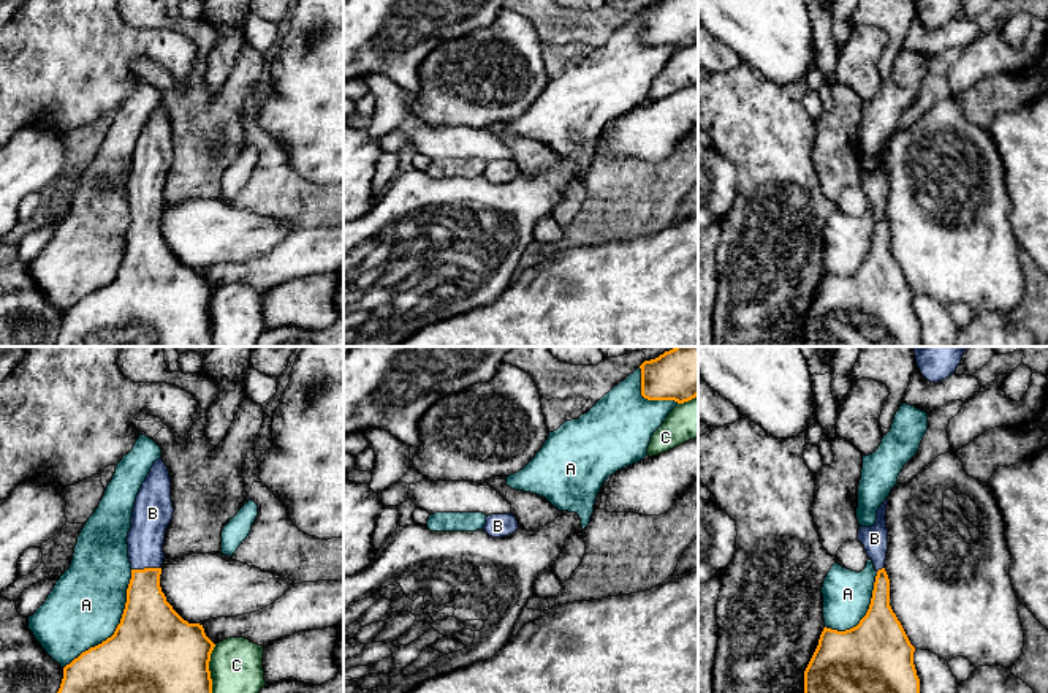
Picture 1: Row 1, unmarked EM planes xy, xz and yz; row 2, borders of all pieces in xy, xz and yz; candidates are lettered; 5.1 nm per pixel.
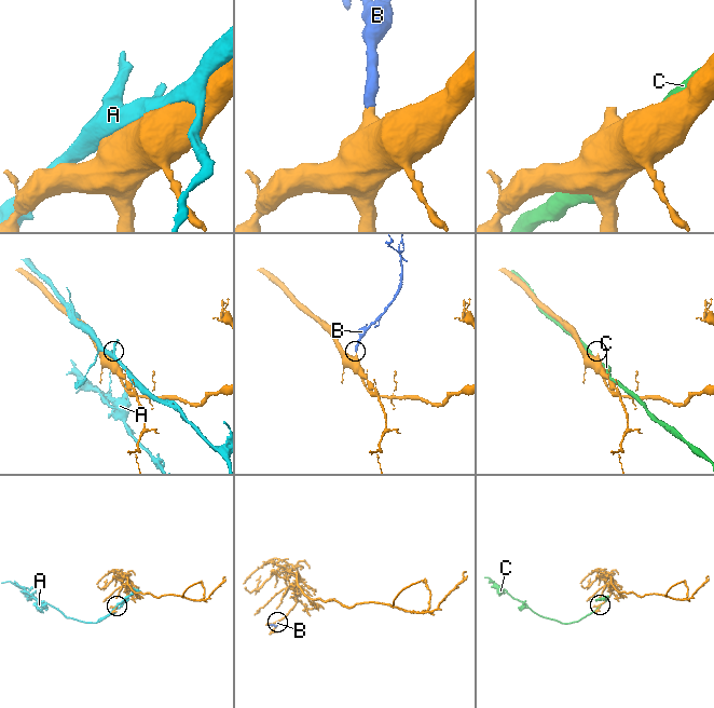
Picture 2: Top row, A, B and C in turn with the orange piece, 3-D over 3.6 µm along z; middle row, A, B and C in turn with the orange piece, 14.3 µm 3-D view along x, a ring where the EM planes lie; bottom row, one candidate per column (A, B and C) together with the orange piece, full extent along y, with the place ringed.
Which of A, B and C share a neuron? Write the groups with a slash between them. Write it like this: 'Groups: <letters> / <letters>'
Groups: A / B / C

